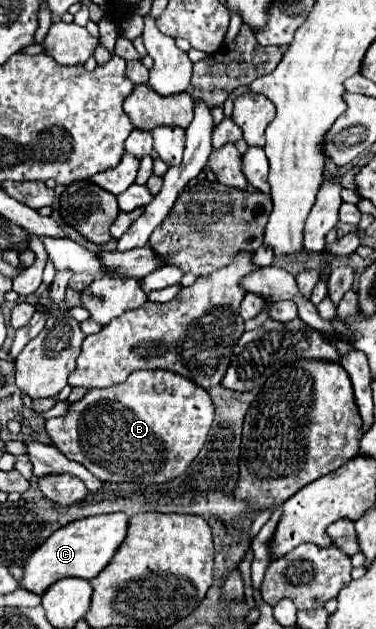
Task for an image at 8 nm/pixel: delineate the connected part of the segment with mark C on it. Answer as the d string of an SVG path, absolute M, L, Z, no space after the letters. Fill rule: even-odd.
M113 513L113 515L95 515L85 517L79 521L73 521L61 529L57 529L27 561L23 567L23 577L19 585L35 595L43 595L55 581L65 577L77 577L77 579L93 579L99 575L105 565L115 555L117 547L125 539L127 533L127 521L129 517L125 513Z

